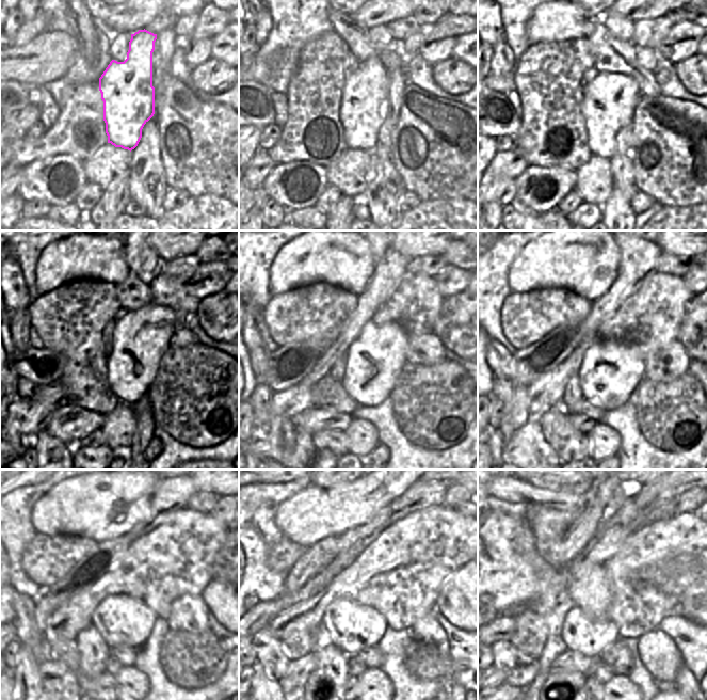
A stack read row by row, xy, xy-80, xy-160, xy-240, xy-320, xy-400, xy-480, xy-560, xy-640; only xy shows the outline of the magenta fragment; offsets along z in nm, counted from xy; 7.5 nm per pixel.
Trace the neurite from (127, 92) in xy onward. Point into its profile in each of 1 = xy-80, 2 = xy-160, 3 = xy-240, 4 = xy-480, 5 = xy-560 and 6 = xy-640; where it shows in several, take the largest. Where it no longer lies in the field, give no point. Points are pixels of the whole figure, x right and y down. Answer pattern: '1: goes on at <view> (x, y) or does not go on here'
1: goes on at xy-80 (364, 100)
2: goes on at xy-160 (609, 101)
3: goes on at xy-240 (140, 338)
4: goes on at xy-480 (123, 621)
5: goes on at xy-560 (349, 625)
6: goes on at xy-640 (581, 632)

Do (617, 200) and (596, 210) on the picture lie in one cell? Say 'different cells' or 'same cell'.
different cells

